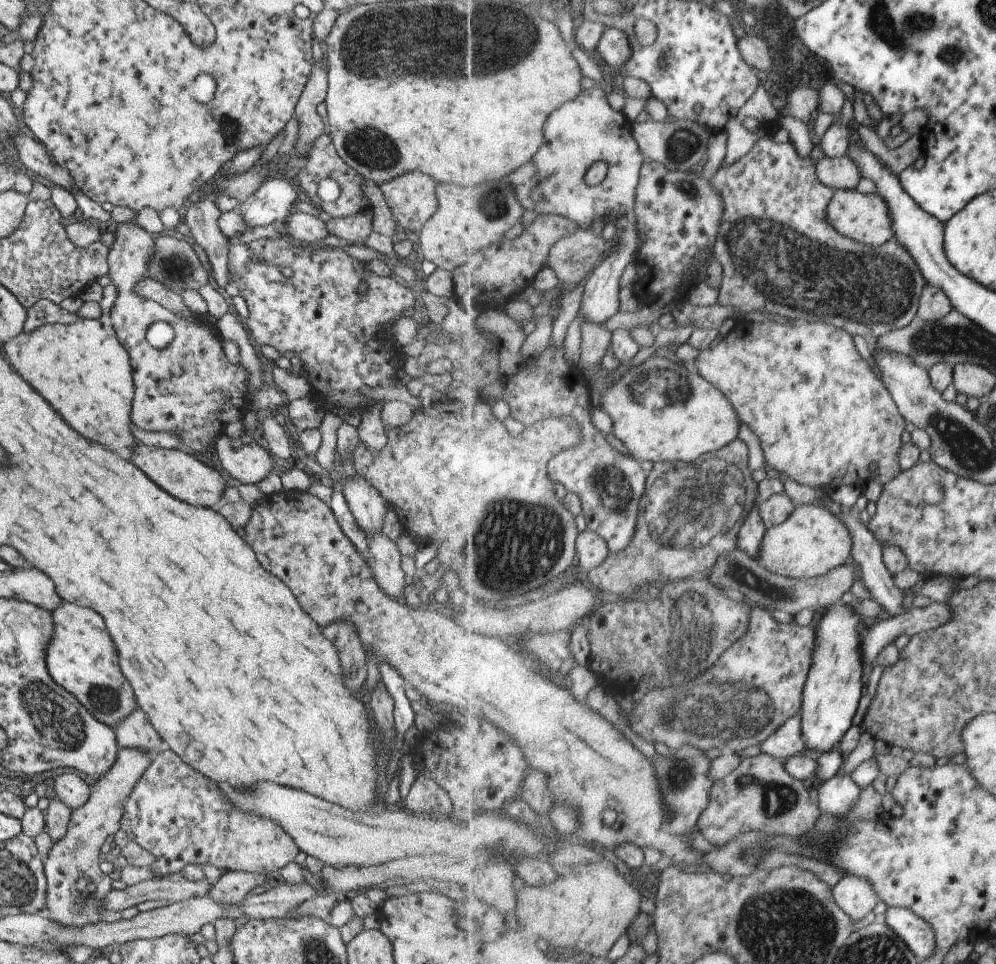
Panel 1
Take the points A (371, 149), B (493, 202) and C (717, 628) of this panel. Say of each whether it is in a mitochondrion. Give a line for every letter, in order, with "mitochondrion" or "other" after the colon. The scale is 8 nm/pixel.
A: mitochondrion
B: mitochondrion
C: mitochondrion

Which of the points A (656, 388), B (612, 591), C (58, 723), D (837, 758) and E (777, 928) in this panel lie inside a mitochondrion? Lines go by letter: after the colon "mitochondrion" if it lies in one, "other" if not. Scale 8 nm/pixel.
A: mitochondrion
B: other
C: mitochondrion
D: other
E: mitochondrion

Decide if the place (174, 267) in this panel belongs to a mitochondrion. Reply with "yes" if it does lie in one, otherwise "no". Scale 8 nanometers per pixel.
yes

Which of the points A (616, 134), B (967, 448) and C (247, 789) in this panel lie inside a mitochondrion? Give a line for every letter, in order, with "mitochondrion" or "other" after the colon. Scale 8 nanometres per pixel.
A: other
B: mitochondrion
C: other

